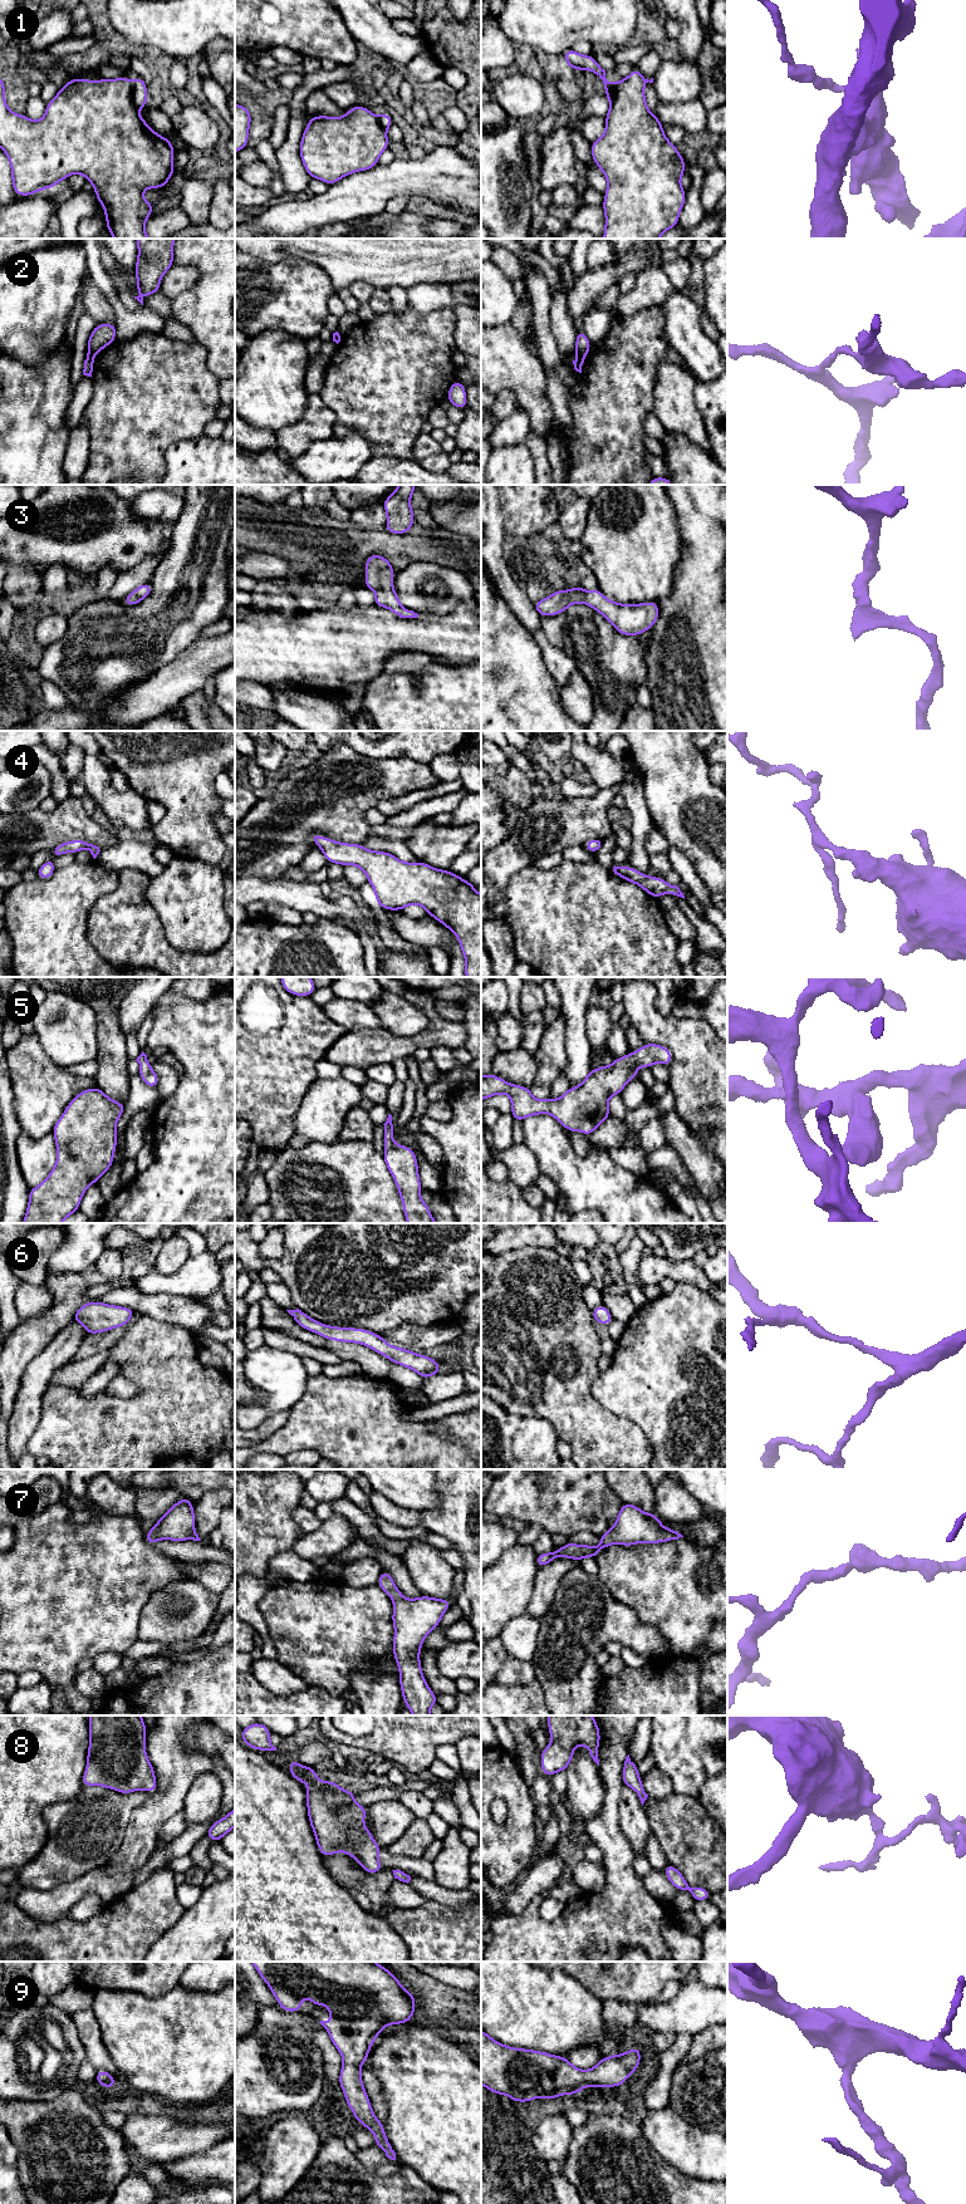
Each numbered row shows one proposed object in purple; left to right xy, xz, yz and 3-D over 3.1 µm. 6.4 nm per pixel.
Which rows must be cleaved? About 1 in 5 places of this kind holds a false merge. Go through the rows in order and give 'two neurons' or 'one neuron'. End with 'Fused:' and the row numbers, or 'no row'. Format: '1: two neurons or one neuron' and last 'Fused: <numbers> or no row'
1: one neuron
2: two neurons
3: one neuron
4: one neuron
5: one neuron
6: one neuron
7: one neuron
8: one neuron
9: one neuron
Fused: 2

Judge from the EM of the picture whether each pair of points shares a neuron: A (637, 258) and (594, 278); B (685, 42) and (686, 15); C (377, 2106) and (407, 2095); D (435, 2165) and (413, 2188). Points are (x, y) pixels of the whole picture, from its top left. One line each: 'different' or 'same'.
A: same
B: same
C: different
D: different

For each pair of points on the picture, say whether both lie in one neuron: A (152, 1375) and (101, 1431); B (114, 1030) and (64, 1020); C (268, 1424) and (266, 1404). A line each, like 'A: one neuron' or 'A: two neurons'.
A: one neuron
B: two neurons
C: two neurons

